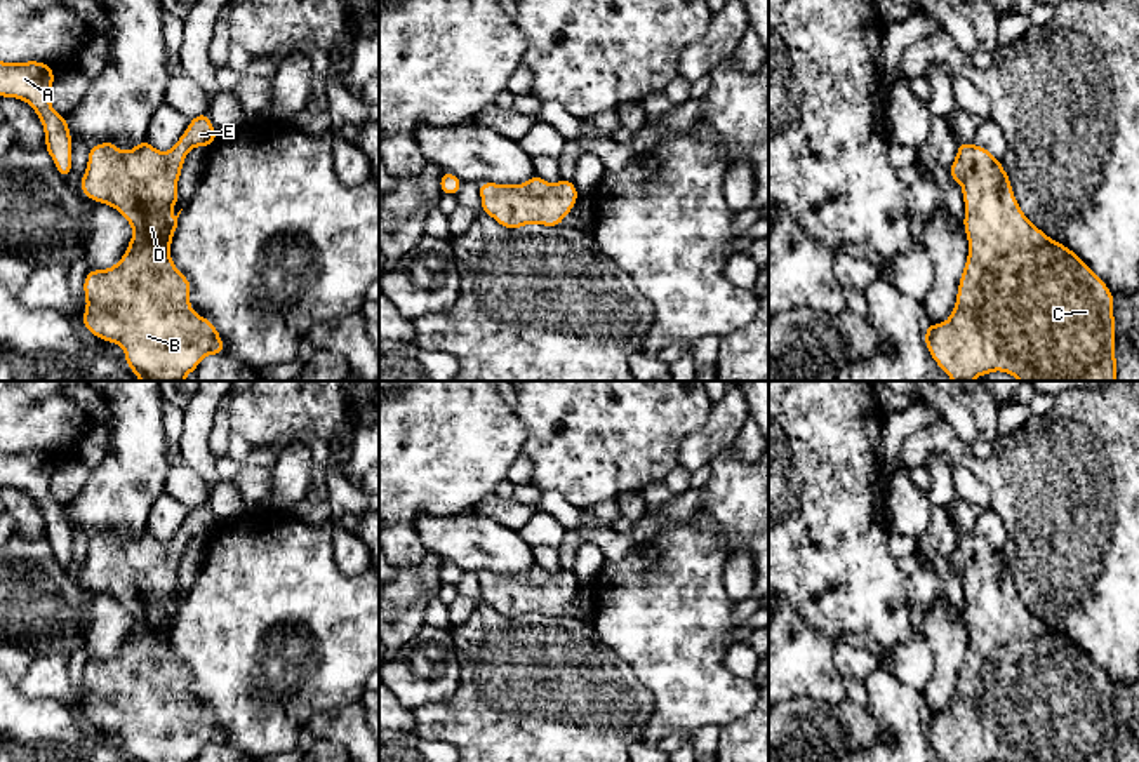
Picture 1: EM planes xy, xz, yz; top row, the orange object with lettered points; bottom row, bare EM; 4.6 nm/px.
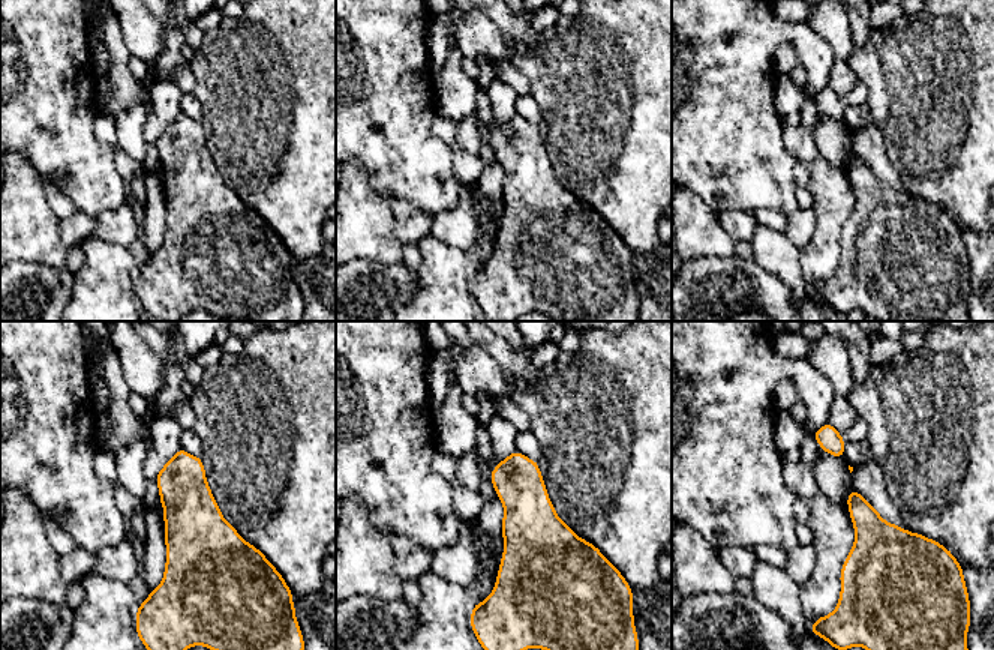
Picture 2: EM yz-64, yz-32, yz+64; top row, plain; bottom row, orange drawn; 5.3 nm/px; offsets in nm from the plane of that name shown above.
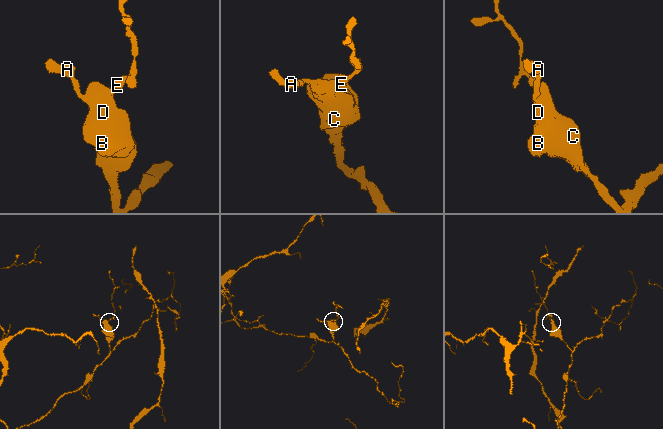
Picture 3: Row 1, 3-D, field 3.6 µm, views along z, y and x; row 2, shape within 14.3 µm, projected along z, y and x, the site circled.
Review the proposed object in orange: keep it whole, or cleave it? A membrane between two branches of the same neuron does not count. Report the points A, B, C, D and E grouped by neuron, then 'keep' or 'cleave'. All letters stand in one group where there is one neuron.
A B C D E | keep

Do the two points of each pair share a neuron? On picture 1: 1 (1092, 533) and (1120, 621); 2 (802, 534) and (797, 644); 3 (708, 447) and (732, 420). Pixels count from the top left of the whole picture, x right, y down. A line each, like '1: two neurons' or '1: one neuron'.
1: one neuron
2: two neurons
3: one neuron

